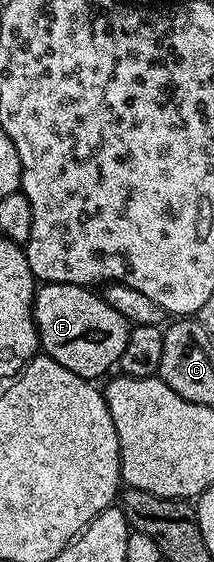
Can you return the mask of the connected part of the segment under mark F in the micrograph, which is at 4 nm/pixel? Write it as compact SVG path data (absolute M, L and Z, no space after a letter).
M42 283L37 286L34 325L38 328L41 352L56 359L60 367L68 367L68 371L87 379L105 378L111 372L109 369L121 362L132 328L124 315L120 315L120 311L116 311L116 307L108 304L93 288L68 283Z

